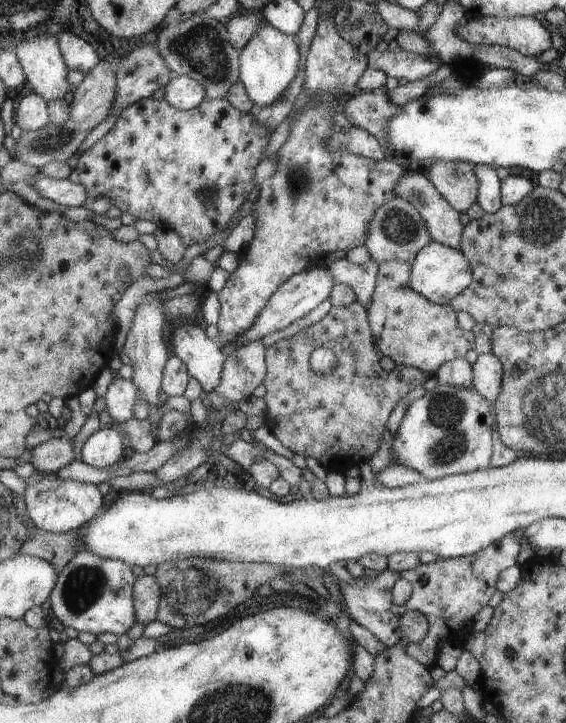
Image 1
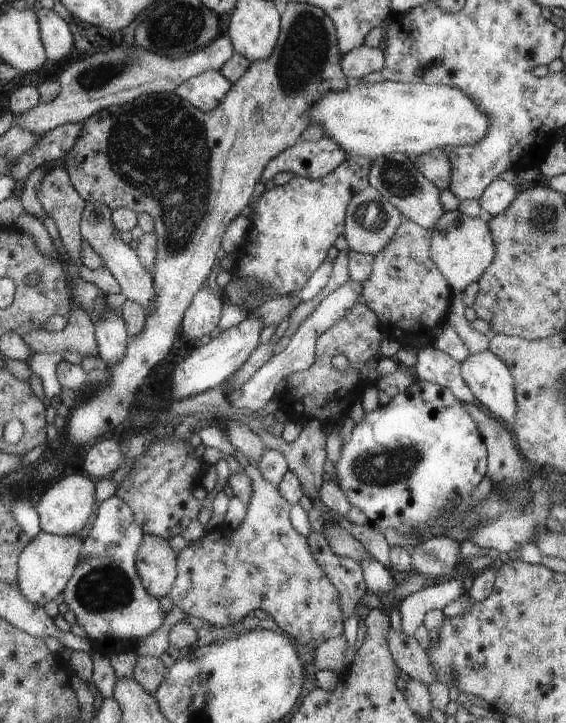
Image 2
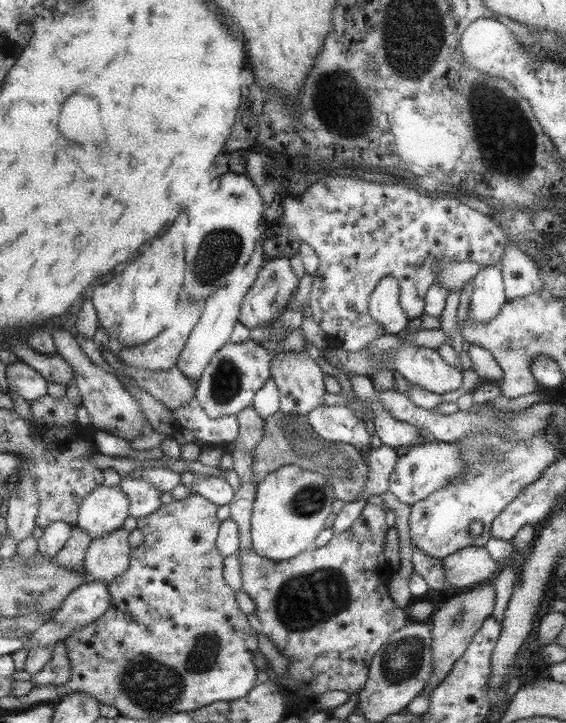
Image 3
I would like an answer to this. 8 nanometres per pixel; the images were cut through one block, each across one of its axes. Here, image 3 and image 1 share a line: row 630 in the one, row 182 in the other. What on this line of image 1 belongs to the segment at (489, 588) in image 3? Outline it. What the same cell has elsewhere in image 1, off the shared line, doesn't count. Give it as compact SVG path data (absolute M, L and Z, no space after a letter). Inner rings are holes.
M439 161L426 175L440 194L461 214L468 212L479 196L475 165L458 161Z

